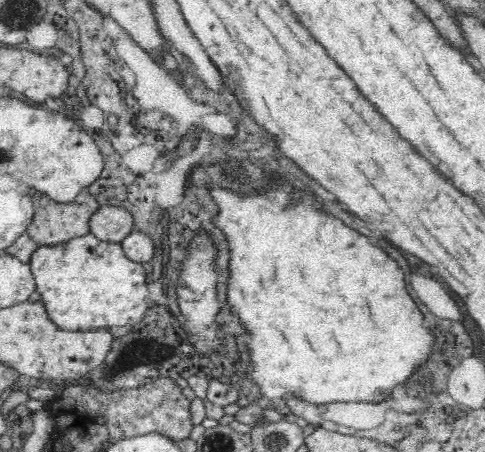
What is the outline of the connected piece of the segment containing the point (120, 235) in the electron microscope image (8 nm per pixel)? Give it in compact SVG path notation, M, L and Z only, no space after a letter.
M107 204L97 209L88 220L90 232L96 238L108 242L122 242L134 226L132 214L125 208Z

